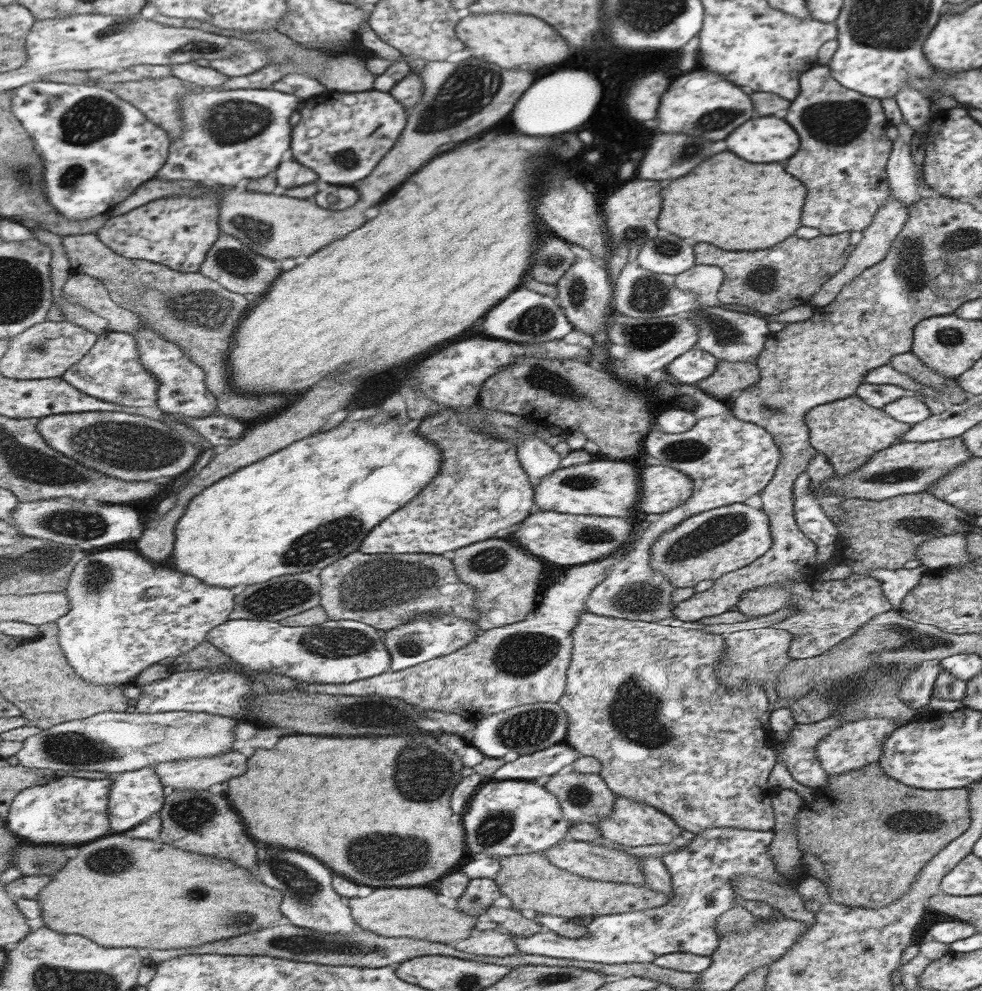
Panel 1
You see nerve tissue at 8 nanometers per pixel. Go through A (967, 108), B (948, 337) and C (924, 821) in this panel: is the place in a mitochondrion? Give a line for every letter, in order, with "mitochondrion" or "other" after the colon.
A: other
B: mitochondrion
C: mitochondrion

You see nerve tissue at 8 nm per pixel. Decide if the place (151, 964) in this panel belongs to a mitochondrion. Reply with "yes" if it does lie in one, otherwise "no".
no

